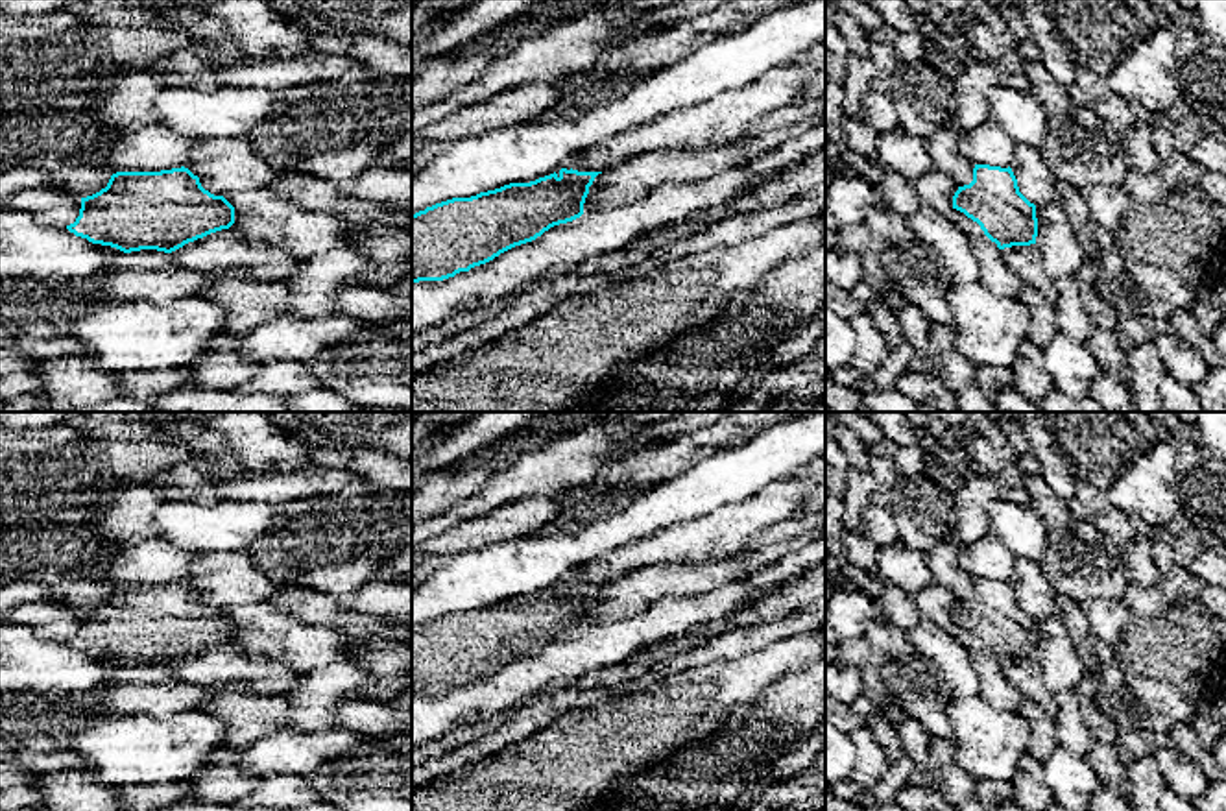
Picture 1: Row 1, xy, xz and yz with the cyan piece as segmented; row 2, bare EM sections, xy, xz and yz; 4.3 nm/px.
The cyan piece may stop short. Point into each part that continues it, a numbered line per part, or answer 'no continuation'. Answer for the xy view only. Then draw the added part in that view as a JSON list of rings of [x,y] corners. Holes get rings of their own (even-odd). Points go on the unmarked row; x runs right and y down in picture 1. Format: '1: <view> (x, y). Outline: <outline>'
no continuation

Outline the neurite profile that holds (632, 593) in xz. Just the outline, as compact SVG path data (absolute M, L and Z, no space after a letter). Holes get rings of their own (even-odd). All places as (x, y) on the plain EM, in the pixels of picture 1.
M809 532L779 545L742 549L737 554L696 565L678 563L633 571L595 591L583 617L583 628L631 617L663 599L702 595L727 582L744 580L755 571L775 563L787 552L801 549L820 534Z

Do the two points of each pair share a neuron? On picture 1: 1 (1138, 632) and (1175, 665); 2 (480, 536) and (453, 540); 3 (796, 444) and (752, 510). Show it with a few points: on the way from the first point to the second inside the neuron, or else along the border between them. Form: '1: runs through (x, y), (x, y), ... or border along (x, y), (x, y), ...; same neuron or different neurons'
1: runs through (1147, 638), (1165, 656); same neuron
2: runs through (473, 536), (460, 538); same neuron
3: border along (787, 477), (730, 505); different neurons

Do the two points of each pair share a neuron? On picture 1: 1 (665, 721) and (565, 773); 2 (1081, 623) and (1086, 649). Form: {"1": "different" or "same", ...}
{"1": "same", "2": "same"}

